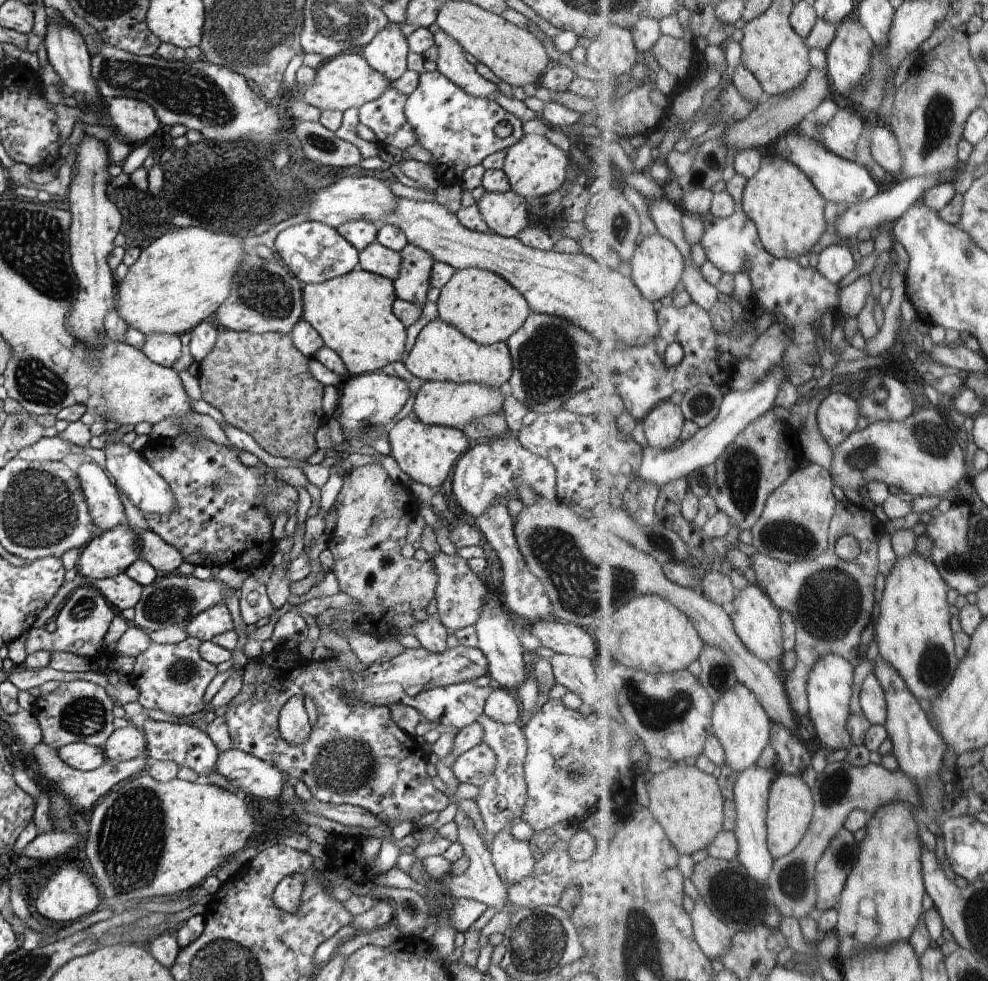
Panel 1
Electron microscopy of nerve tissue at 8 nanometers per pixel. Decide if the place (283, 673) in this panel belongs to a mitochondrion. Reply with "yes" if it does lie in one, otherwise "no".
no

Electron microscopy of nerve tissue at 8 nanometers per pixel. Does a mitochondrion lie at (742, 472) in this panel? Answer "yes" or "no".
yes

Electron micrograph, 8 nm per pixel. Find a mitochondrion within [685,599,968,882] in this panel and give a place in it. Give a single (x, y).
(835, 785)

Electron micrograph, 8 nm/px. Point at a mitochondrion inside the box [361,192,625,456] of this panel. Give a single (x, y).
(548, 367)

